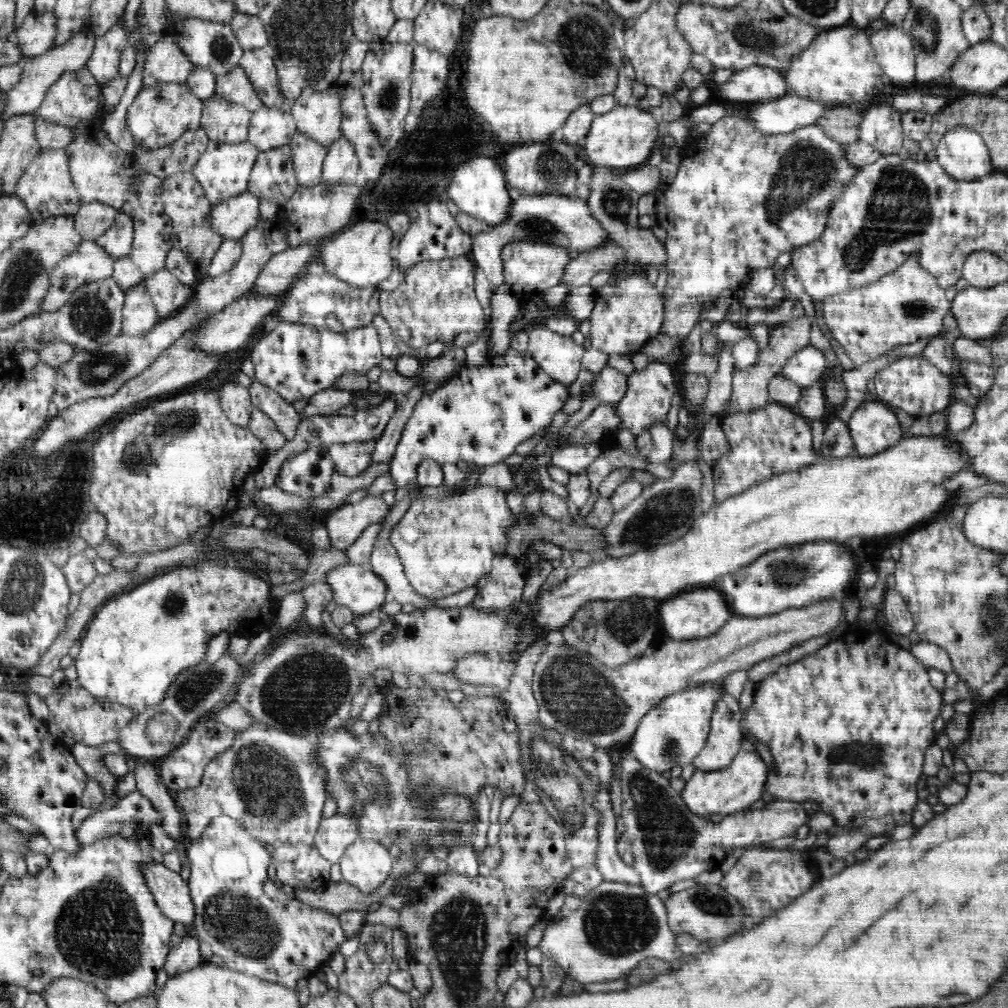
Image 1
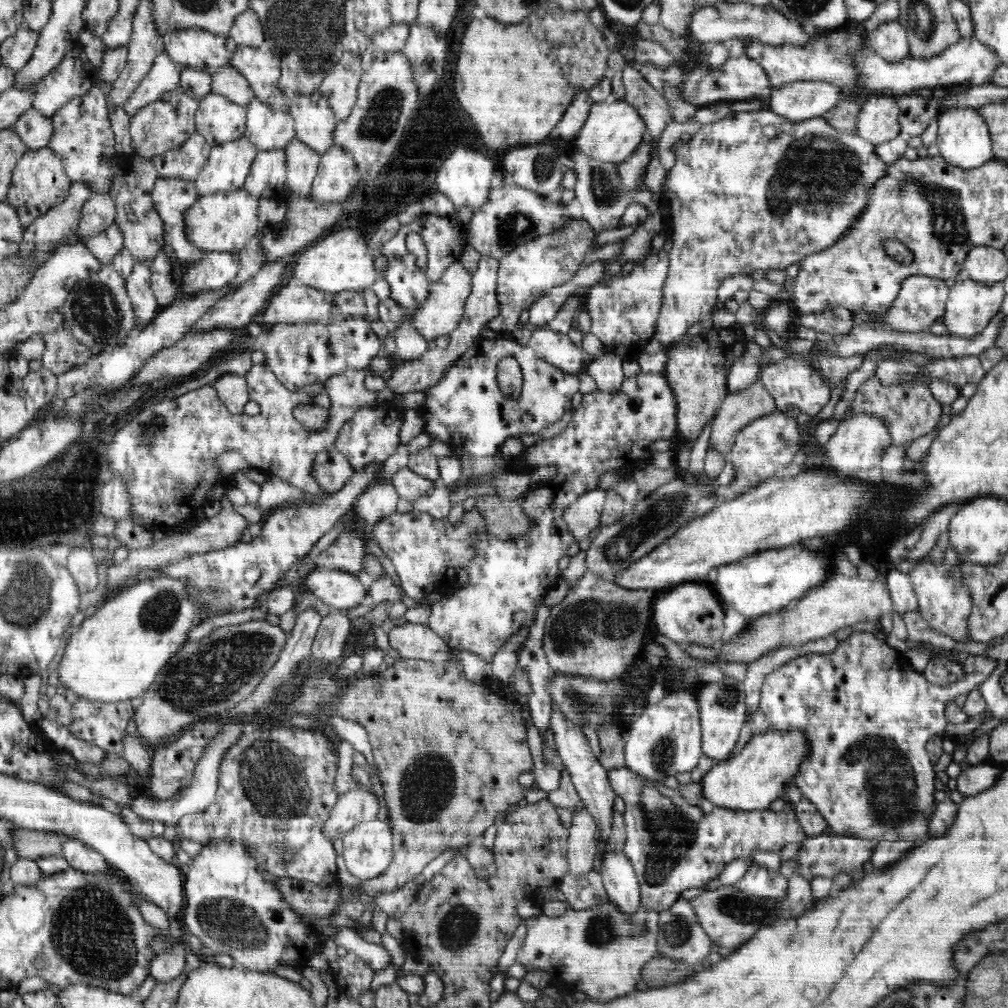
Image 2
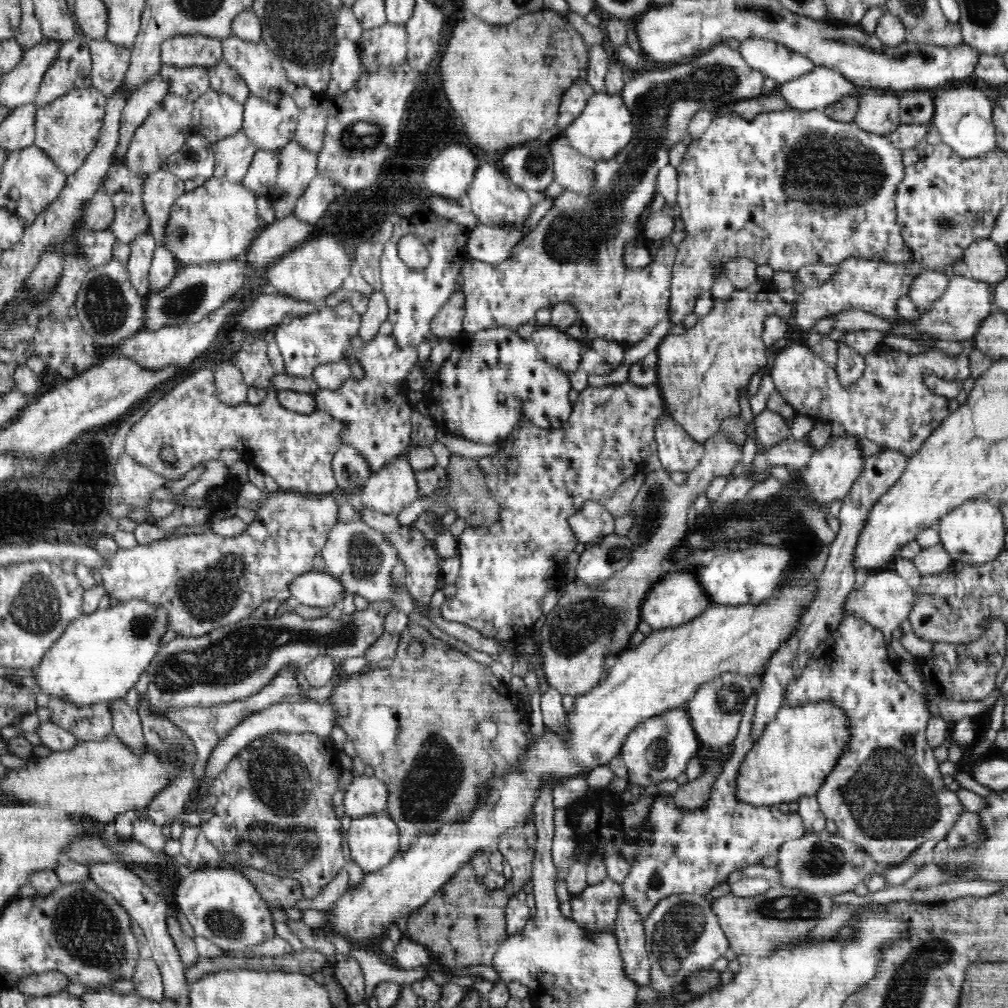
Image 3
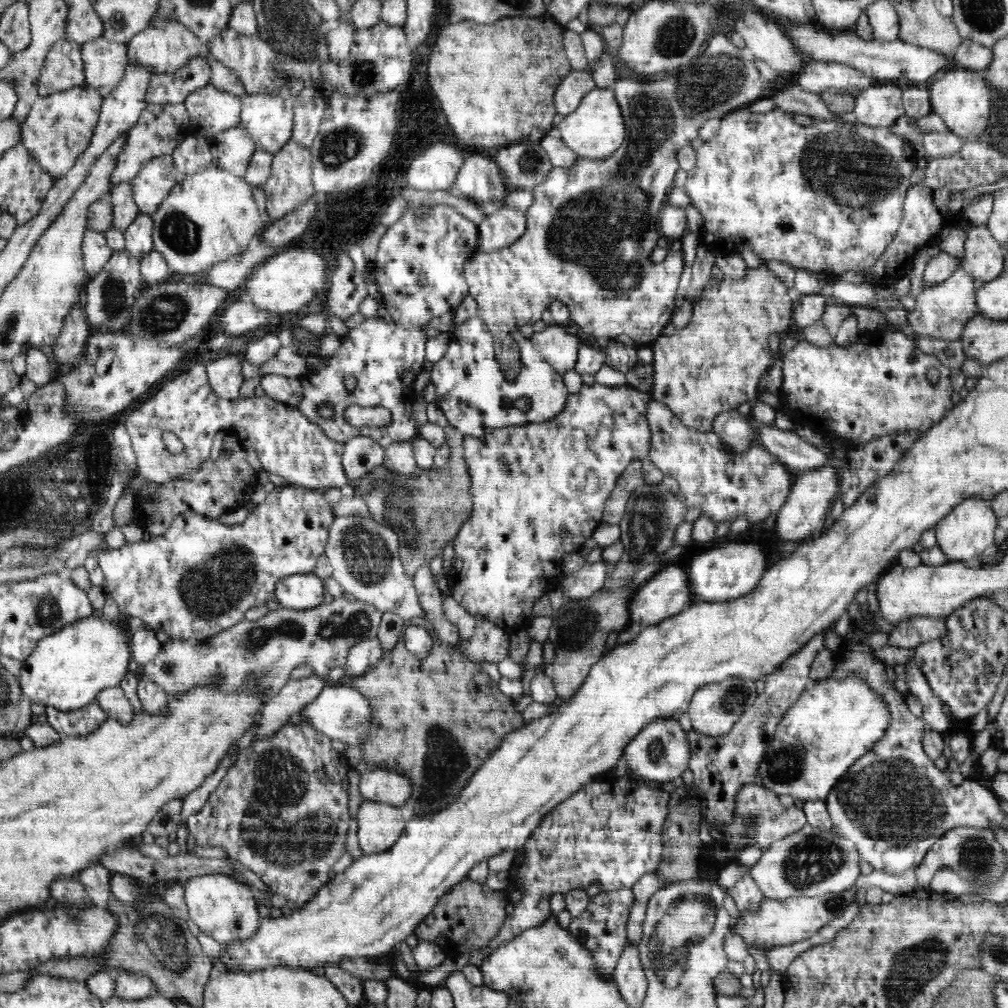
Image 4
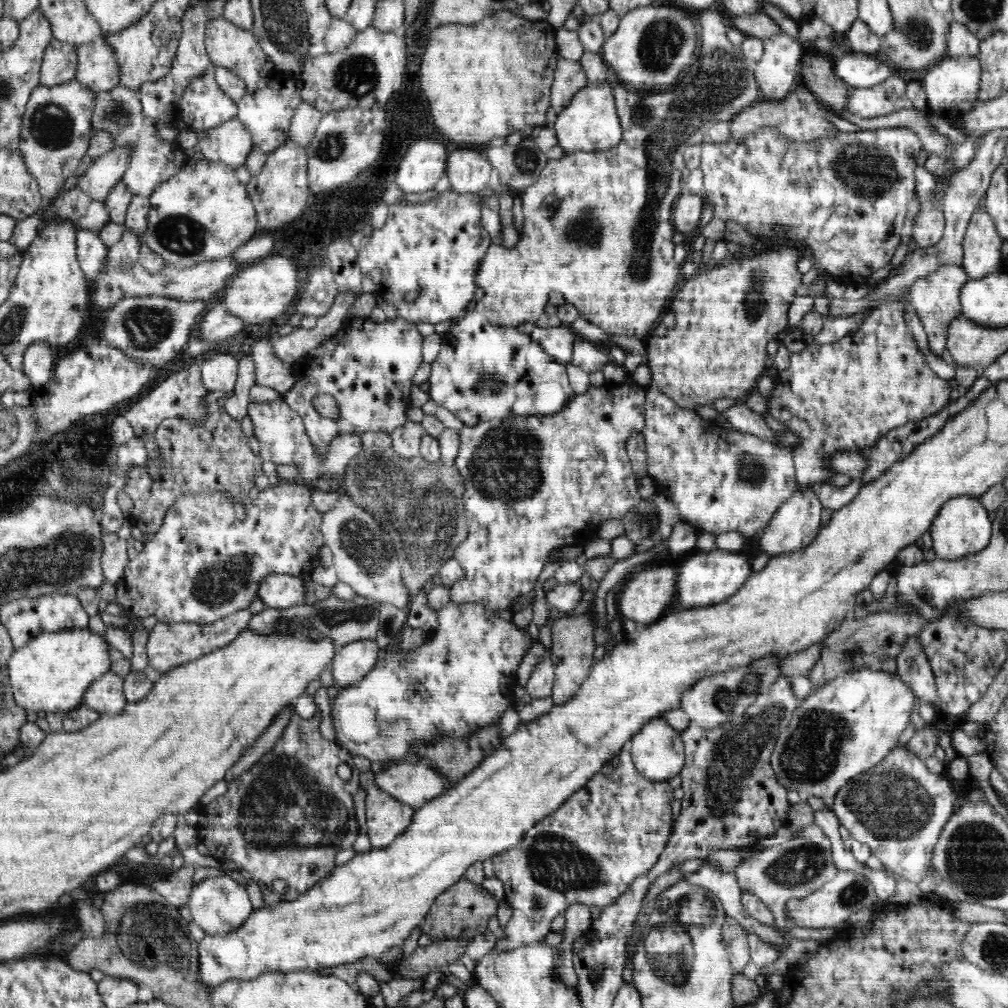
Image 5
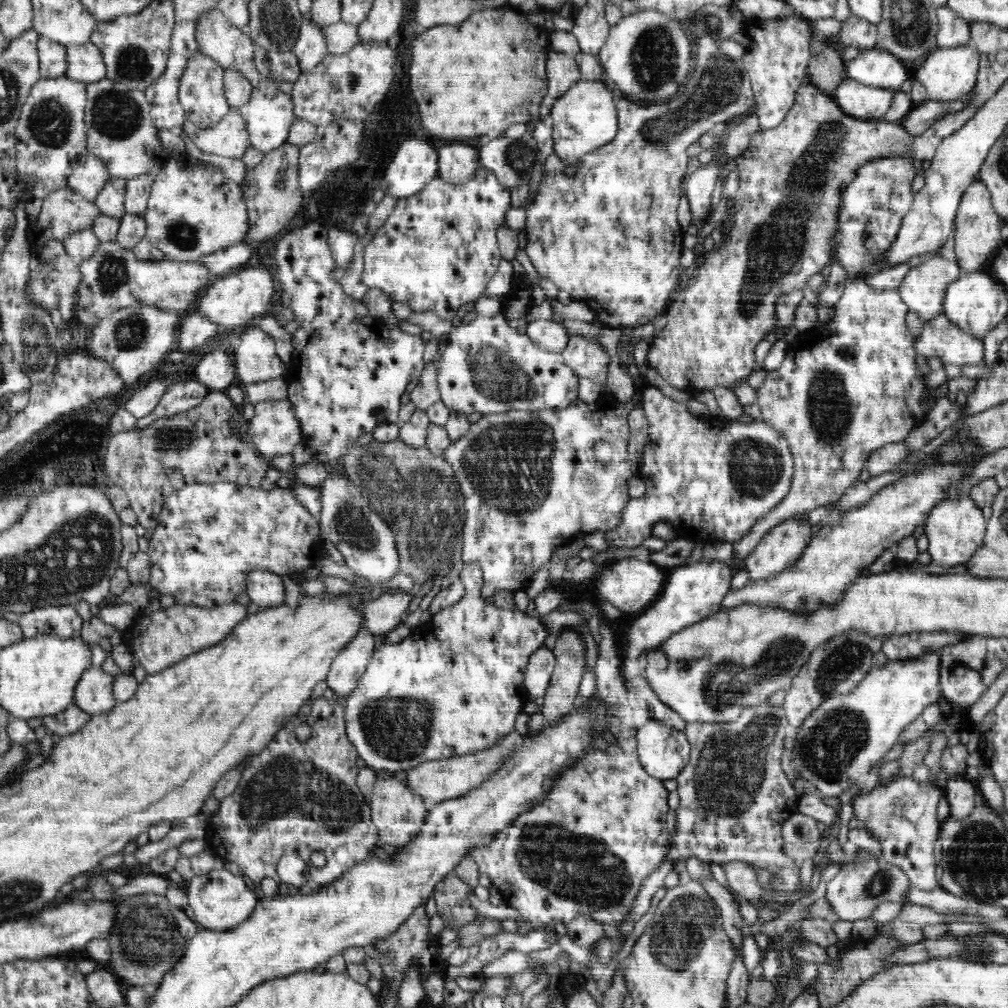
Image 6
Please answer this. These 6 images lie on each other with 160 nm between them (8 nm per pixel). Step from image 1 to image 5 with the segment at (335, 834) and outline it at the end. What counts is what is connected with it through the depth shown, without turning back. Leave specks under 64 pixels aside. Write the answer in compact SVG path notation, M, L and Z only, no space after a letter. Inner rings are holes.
M422 762L386 766L375 774L374 785L414 809L444 794L452 786L443 772Z

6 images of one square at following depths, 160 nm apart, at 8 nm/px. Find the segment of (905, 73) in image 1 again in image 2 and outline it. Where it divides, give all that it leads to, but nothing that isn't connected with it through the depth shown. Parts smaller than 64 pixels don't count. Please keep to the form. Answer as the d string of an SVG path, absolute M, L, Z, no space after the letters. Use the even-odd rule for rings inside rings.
M898 21L882 24L866 35L872 49L886 61L904 61L910 56L906 30Z

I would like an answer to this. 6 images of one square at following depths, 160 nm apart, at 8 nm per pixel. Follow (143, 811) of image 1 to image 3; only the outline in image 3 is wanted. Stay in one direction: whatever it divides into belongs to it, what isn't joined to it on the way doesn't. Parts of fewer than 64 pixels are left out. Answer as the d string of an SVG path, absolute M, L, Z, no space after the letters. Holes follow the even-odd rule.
M314 699L292 701L292 704L288 704L288 702L278 703L257 713L251 713L240 724L233 726L227 732L227 735L219 740L218 746L214 746L216 750L210 754L205 764L205 772L207 773L199 784L199 791L191 803L186 802L181 808L182 815L188 815L194 810L194 806L205 798L205 793L208 792L212 780L216 780L216 776L220 775L220 772L228 766L228 762L246 746L249 746L253 740L256 740L258 736L266 736L268 732L308 732L326 739L330 734L330 730L332 730L332 724L336 722L334 712L332 712L332 705L334 705L332 702L314 702Z

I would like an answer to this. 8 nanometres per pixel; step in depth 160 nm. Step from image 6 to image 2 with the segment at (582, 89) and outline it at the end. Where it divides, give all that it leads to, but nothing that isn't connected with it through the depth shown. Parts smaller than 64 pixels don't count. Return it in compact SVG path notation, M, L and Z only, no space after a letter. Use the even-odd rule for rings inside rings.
M625 100L594 101L588 119L572 145L590 158L600 162L620 164L636 152L636 148L646 140L647 127L639 112Z

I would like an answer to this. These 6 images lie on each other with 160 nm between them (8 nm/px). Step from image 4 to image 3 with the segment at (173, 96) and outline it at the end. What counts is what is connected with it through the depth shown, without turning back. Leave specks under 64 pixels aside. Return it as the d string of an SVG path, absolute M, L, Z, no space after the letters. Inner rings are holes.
M162 69L160 78L168 81L168 92L195 101L209 86L209 74L205 69Z

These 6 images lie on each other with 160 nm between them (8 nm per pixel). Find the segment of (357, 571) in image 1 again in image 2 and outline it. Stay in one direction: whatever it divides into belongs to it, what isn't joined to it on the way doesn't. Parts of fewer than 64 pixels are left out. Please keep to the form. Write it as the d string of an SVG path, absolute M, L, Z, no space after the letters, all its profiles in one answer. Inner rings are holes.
M318 568L311 570L299 586L316 594L329 608L346 612L363 603L368 589L368 585L352 573Z

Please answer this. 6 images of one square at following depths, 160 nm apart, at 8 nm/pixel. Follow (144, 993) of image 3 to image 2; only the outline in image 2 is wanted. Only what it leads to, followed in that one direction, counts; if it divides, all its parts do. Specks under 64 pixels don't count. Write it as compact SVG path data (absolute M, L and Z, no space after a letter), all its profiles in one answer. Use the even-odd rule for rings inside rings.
M184 941L174 945L172 950L158 954L153 959L149 977L155 982L169 982L180 977L185 970L188 947Z

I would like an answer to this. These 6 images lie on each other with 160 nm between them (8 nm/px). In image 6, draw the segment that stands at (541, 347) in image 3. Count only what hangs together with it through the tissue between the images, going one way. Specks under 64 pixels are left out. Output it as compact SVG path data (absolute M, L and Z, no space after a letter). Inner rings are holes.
M538 319L527 324L526 334L548 352L562 353L568 345L570 334L562 323L552 319Z

